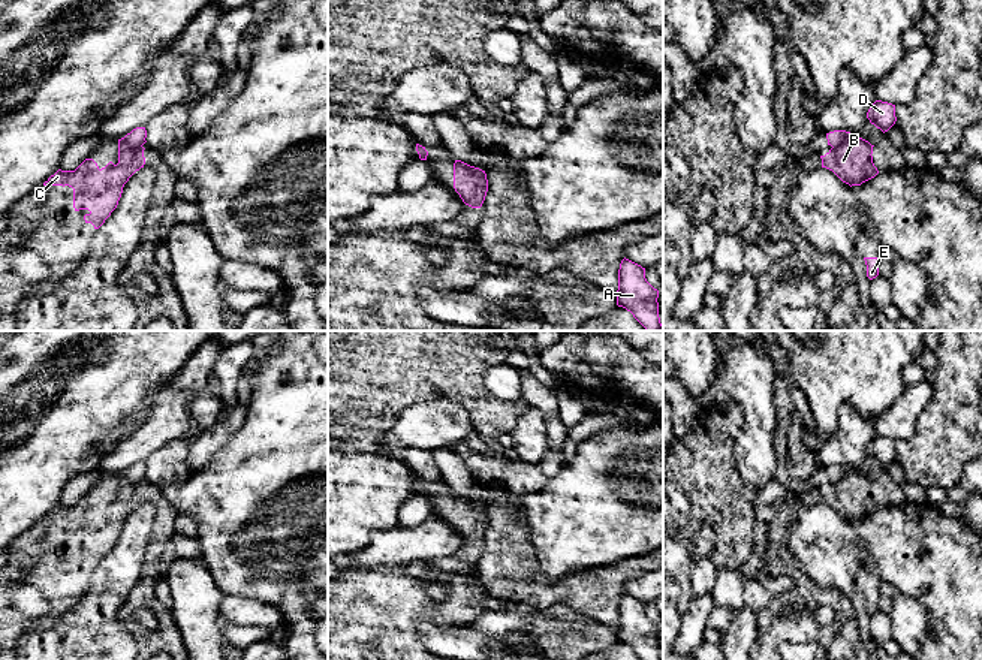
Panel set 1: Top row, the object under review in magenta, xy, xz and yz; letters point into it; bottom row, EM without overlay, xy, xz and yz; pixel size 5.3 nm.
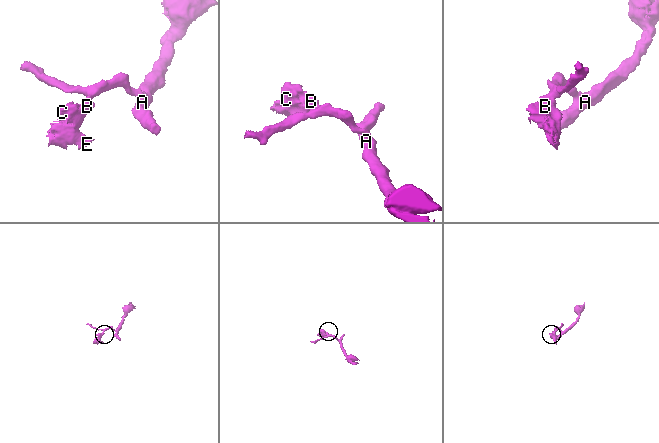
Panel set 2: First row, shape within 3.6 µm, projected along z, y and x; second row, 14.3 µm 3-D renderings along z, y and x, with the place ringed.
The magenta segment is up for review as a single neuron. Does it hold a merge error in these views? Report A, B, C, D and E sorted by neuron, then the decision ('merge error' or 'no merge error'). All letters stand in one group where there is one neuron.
groups A D / B C E; merge error

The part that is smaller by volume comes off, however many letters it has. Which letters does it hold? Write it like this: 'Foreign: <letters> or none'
Foreign: B, C, E

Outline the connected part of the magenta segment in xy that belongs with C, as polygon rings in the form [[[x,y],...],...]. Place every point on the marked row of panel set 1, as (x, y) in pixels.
[[[118,139],[118,163],[109,162],[99,168],[93,159],[85,159],[75,171],[58,169],[43,186],[69,186],[73,189],[75,211],[88,210],[85,223],[99,229],[117,208],[124,184],[144,168],[144,147],[132,147]]]

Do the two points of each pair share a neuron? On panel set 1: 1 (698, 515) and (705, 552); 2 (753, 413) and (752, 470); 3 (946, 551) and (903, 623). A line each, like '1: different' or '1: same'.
1: different
2: same
3: different

